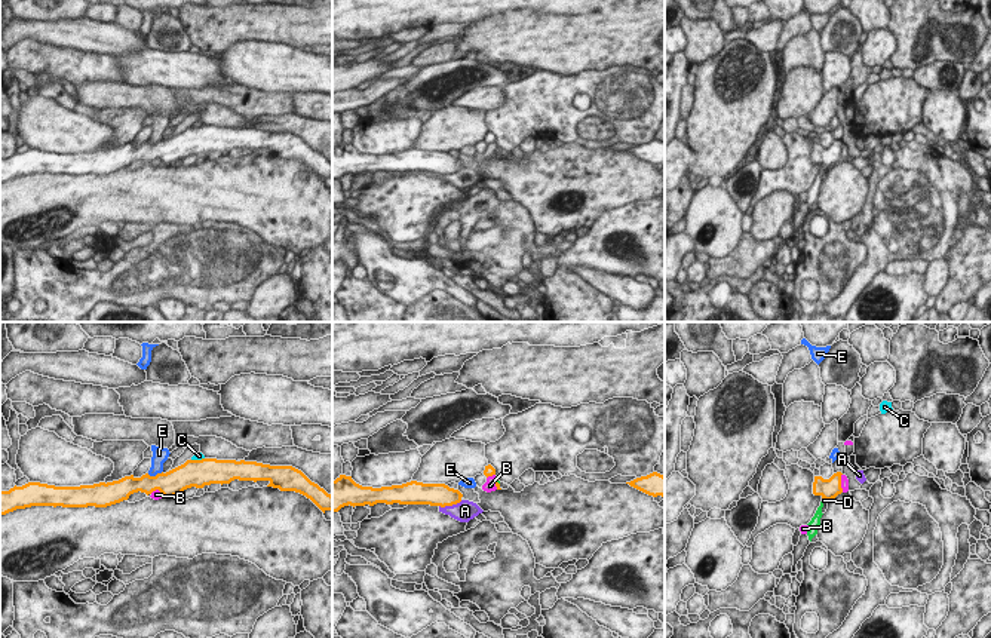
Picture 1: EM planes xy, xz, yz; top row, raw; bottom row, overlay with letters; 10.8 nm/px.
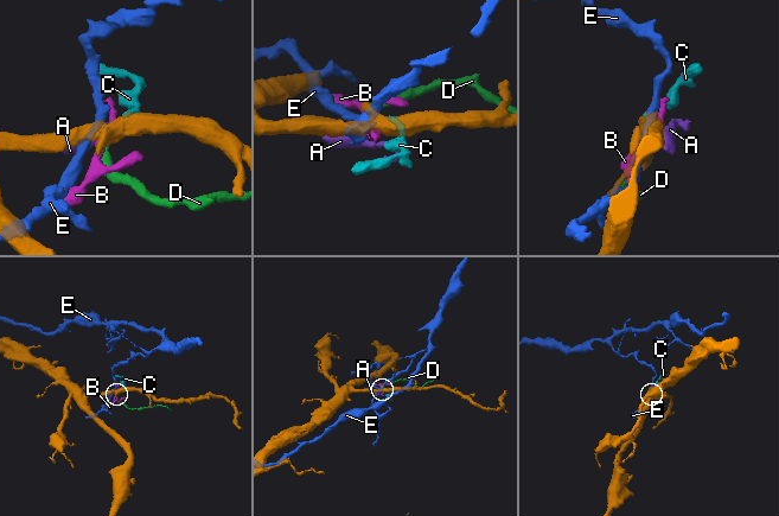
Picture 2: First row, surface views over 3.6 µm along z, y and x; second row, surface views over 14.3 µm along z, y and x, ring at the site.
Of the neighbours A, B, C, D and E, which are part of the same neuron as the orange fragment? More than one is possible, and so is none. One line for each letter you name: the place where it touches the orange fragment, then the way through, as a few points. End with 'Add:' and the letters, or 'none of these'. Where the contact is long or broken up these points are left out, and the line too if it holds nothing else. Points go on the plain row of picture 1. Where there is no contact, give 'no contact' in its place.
D: meets orange in yz at (825, 166); runs through yz (830, 156), (825, 166), (816, 187)
Add: D

